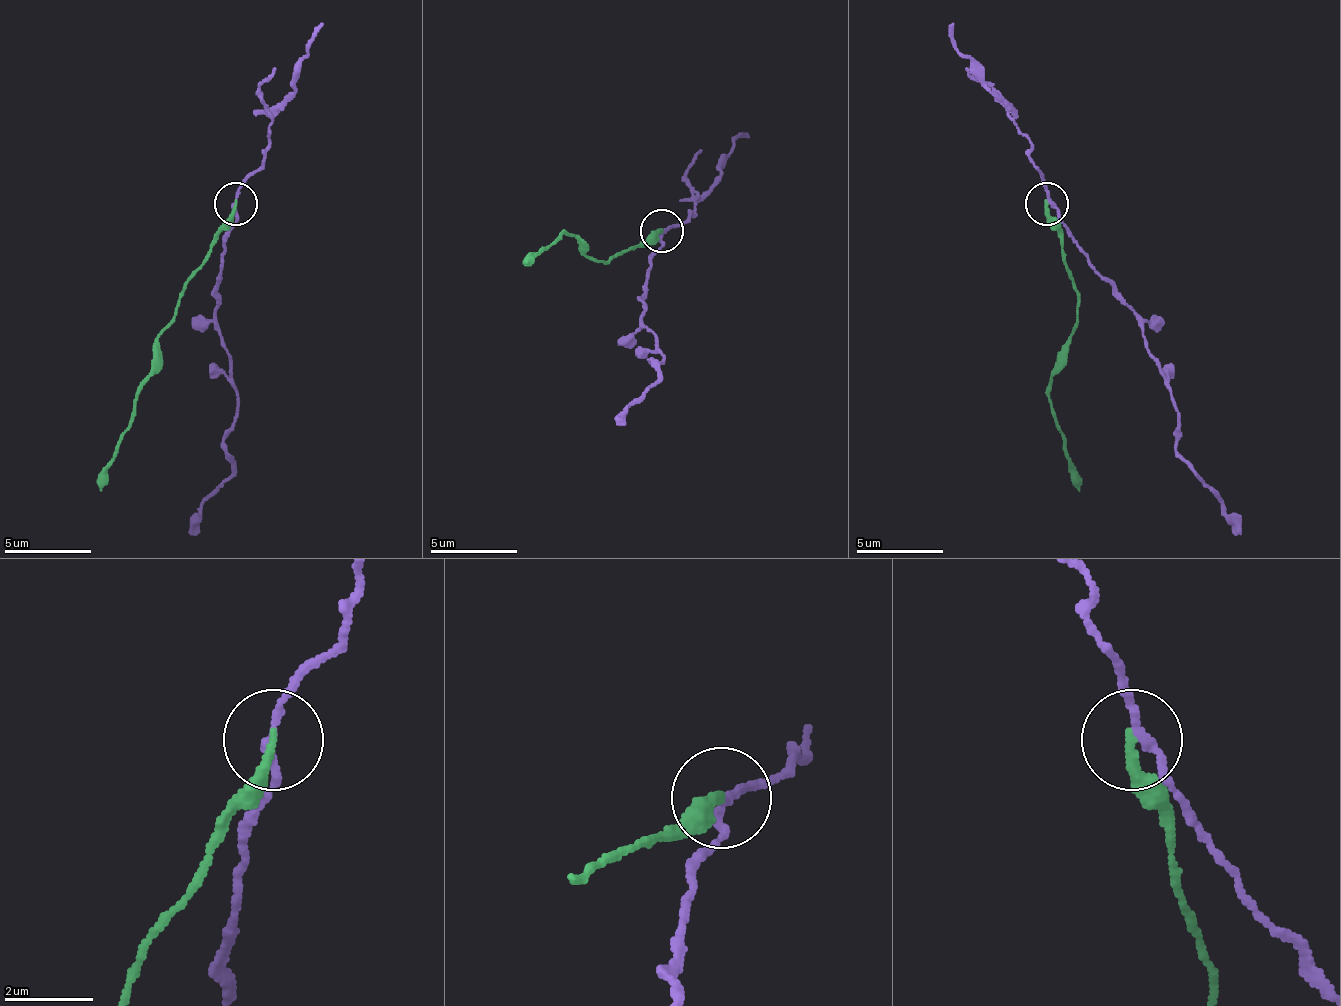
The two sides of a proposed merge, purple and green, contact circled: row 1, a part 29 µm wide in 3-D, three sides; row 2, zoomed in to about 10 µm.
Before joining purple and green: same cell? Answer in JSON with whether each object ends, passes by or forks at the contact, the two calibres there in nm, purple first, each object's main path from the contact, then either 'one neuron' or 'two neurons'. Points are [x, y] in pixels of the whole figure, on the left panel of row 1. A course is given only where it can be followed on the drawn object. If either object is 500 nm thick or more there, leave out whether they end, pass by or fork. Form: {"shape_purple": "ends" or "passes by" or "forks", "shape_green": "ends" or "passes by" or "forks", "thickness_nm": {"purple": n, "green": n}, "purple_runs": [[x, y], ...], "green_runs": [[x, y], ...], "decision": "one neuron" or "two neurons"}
{"shape_purple": "passes by", "shape_green": "ends", "thickness_nm": {"purple": 180, "green": 240}, "purple_runs": [[237, 202], [224, 250], [215, 316], [237, 394], [224, 455], [232, 472], [202, 503], [202, 520], [189, 533]], "green_runs": [[237, 202], [232, 220], [219, 233], [211, 255], [180, 294], [102, 490]], "decision": "two neurons"}

